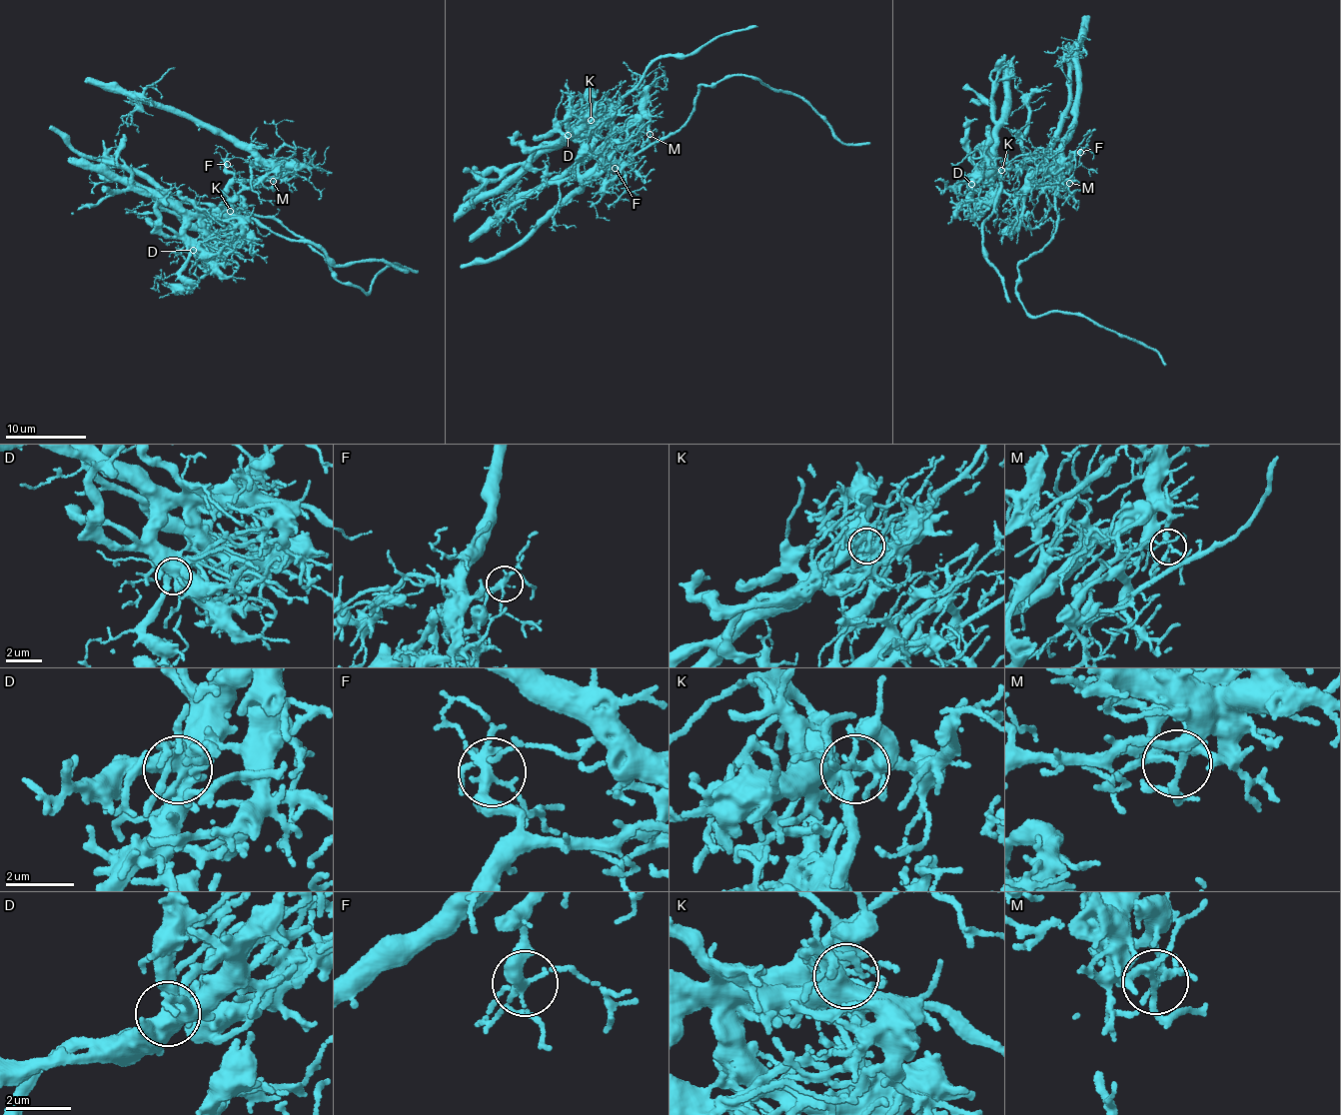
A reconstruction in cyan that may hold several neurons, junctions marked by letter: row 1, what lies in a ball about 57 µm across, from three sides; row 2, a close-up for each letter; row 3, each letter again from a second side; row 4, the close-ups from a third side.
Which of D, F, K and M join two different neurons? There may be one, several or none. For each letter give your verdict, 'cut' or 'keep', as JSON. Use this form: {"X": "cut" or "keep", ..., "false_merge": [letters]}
{"D": "keep", "F": "keep", "K": "cut", "M": "cut", "false_merge": ["K", "M"]}

